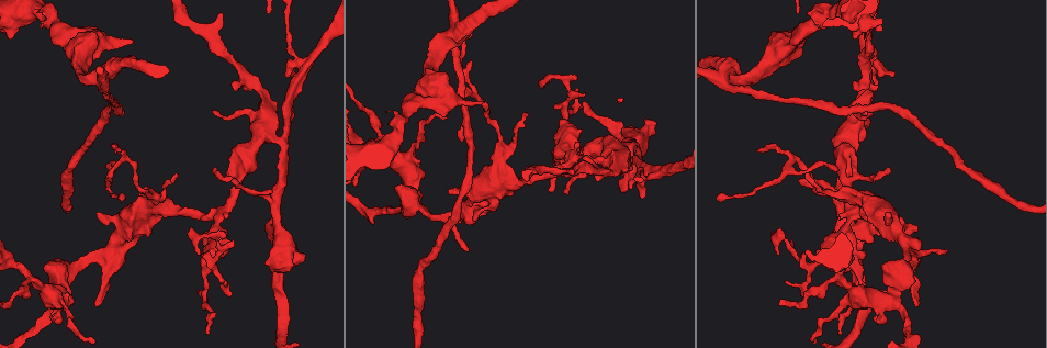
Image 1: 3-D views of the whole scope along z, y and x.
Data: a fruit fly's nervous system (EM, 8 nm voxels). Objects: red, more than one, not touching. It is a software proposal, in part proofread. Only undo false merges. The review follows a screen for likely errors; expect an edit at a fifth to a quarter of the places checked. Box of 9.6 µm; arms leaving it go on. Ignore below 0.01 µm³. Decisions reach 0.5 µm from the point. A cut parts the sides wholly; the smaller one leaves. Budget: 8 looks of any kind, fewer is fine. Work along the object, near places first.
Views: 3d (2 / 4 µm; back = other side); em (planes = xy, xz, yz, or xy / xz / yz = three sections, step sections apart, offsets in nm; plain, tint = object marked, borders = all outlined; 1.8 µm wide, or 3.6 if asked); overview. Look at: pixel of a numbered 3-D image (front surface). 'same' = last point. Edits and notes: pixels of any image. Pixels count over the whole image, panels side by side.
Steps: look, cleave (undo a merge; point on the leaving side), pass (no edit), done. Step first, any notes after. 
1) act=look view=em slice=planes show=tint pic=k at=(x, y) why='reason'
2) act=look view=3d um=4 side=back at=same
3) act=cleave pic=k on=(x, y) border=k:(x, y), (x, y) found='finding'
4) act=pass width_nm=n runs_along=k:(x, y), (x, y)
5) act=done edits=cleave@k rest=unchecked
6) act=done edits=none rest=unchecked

act=look view=em um=3.6 slice=planes show=tint pic=1 at=(898, 236) why='sharp bend'

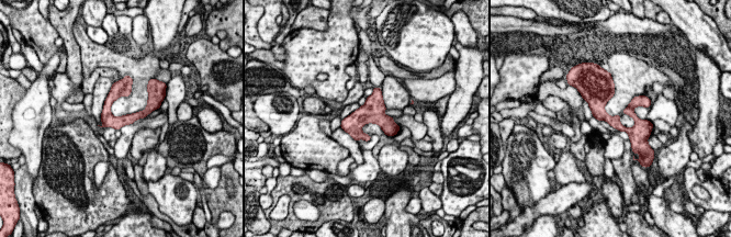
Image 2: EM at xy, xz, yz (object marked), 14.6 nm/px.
act=pass runs_along=2:(606, 86), (600, 111), (633, 139) found='all the same cell'

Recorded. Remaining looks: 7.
act=look view=em slice=xz step=4 show=tint pic=1 at=(203, 299) why='abrupt turn'

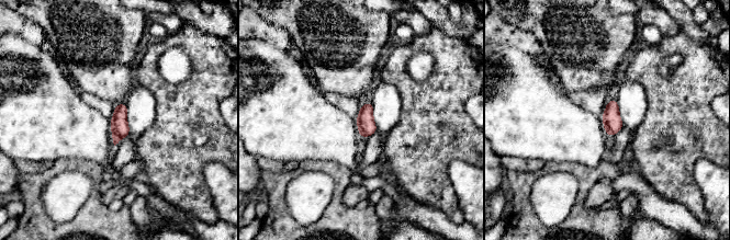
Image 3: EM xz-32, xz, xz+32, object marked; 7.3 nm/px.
act=look view=em slice=yz step=4 show=tint at=same

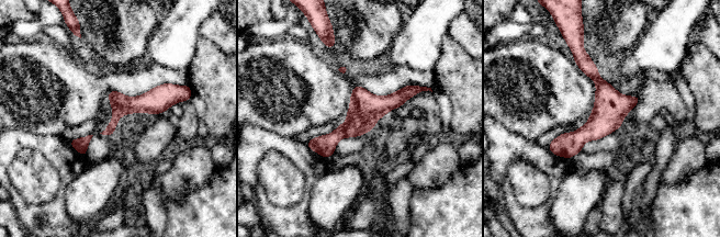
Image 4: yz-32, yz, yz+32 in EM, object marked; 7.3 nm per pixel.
act=pass runs_along=4:(418, 89), (312, 146) found='one cell here'

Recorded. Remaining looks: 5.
act=look view=3d um=4 pic=1 at=(618, 151)

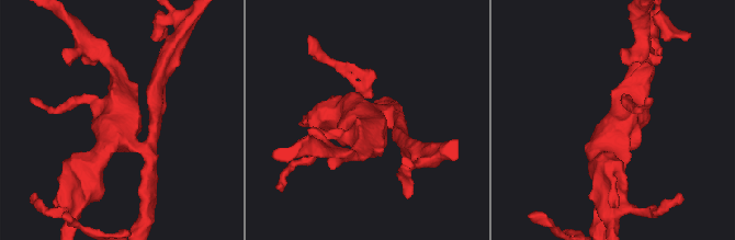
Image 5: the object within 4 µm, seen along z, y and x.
act=look view=em um=3.6 slice=yz step=8 show=tint pic=5 at=(120, 133)

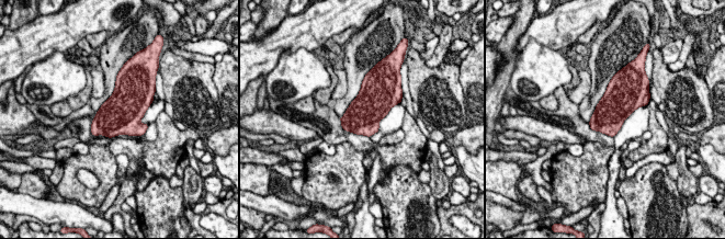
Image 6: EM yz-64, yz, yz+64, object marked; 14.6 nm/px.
act=look view=em um=3.6 slice=planes show=tint at=same

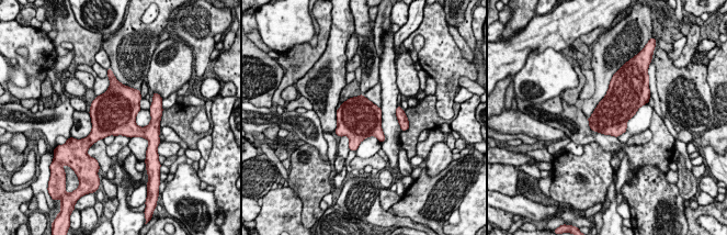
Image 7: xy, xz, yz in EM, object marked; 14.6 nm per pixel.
act=pass found='all the same cell'

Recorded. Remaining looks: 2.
act=done edits=none rest=unchecked

